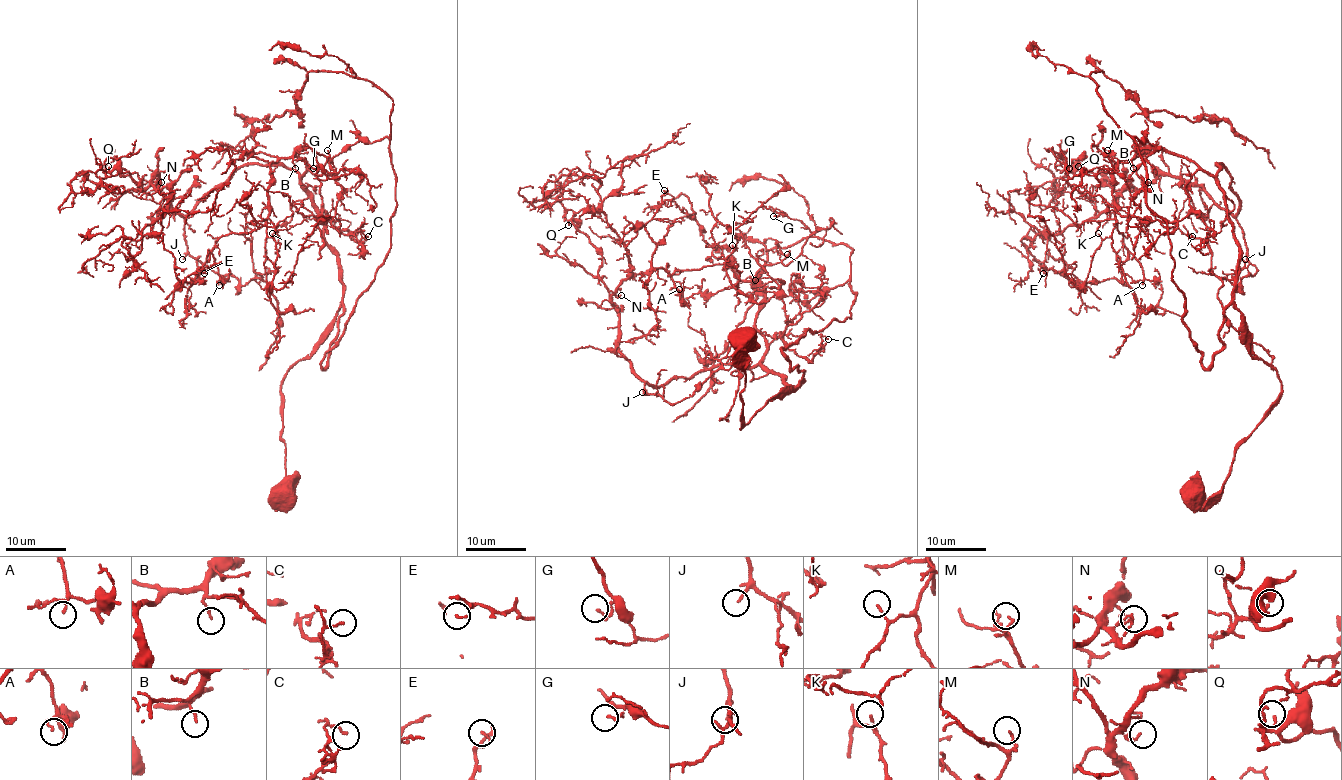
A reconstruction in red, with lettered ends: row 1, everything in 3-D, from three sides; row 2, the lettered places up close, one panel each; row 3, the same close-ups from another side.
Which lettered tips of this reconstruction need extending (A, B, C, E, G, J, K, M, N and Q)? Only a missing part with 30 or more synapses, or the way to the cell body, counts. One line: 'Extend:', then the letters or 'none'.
Extend: J

